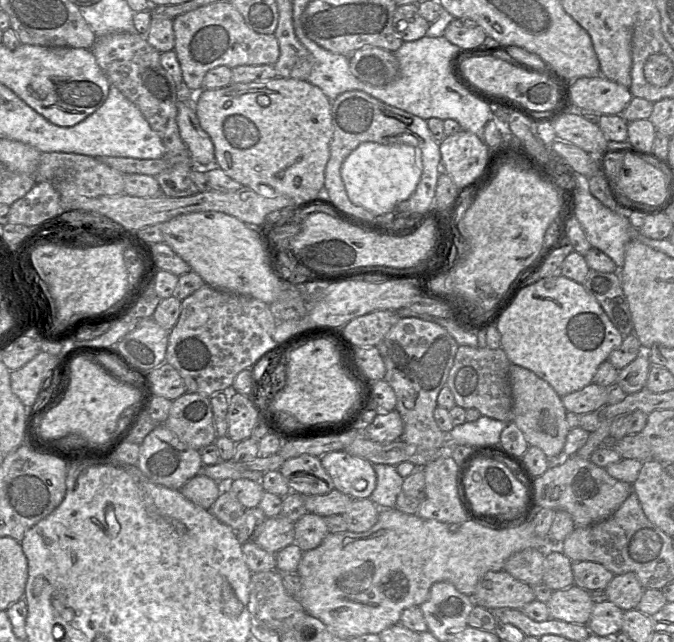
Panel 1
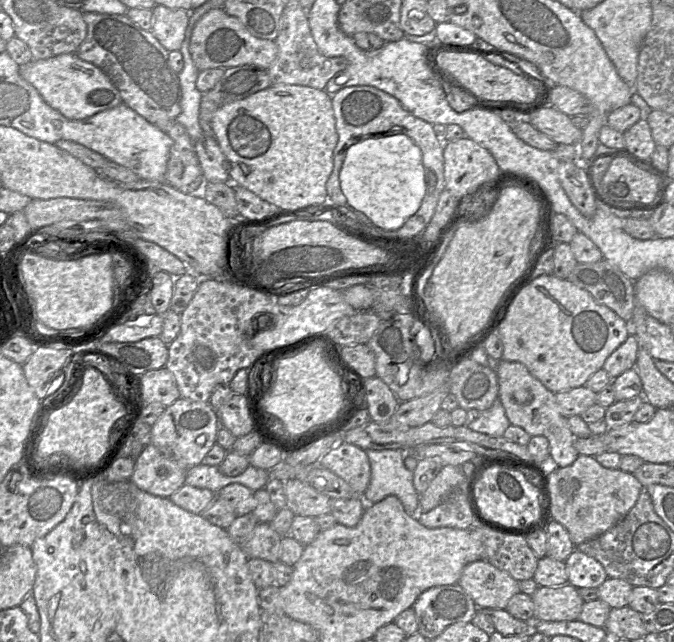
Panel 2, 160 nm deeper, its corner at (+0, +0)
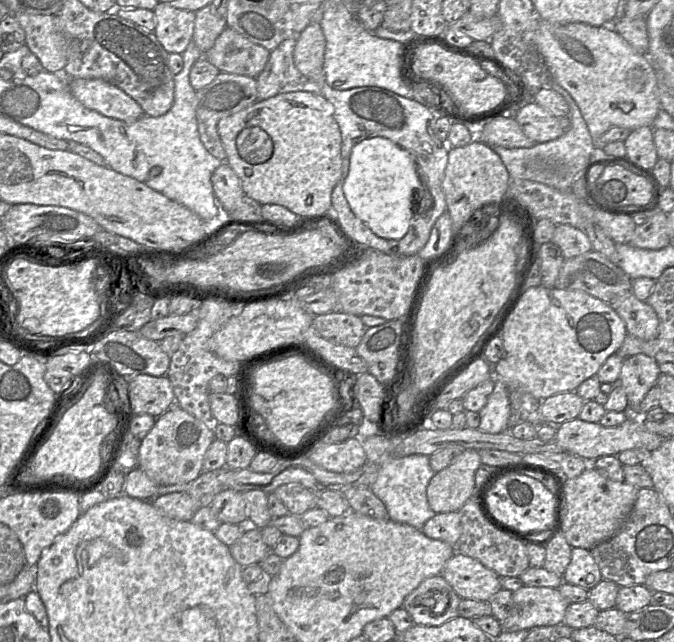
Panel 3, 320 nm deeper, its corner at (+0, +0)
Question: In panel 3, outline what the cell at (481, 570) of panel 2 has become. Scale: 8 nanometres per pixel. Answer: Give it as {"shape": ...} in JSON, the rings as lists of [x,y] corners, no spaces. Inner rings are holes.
{"shape":[[[460,552],[445,563],[441,576],[461,599],[488,601],[503,589],[496,572]]]}

